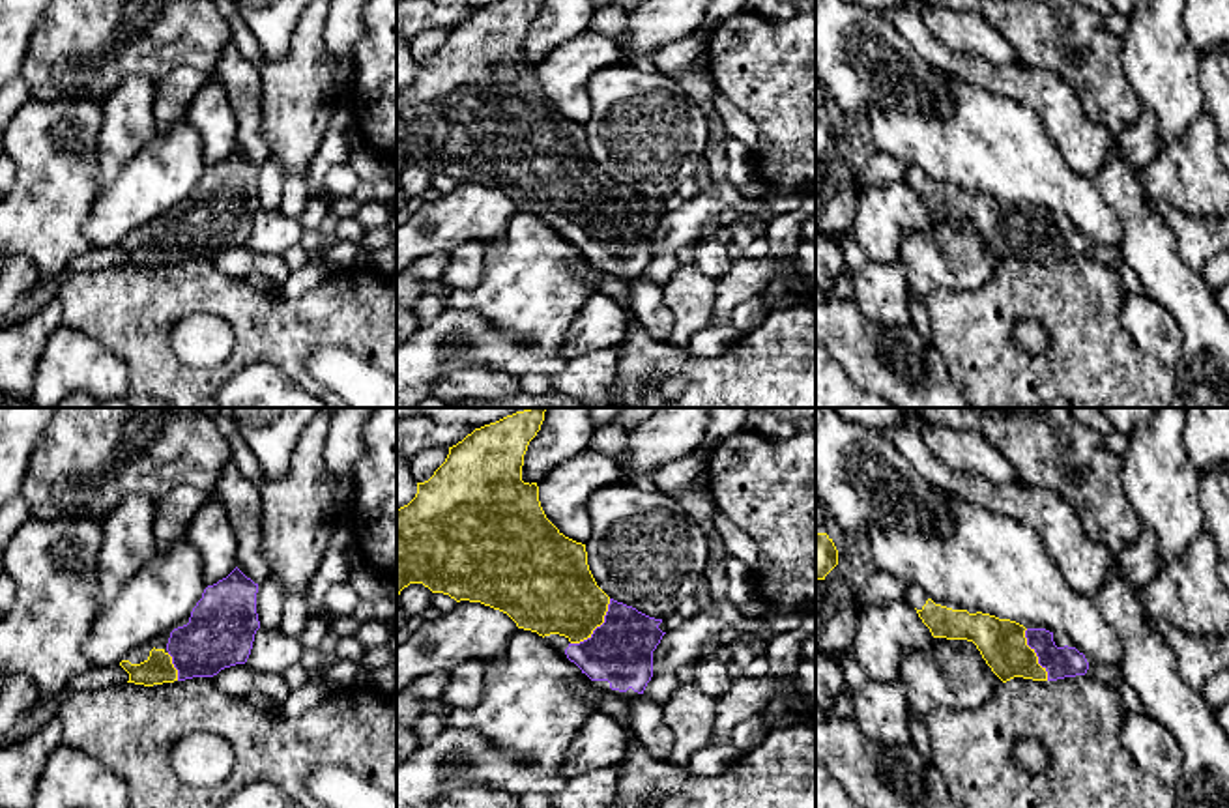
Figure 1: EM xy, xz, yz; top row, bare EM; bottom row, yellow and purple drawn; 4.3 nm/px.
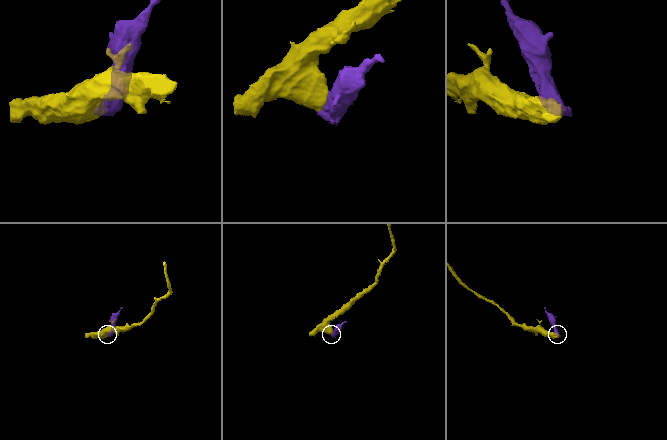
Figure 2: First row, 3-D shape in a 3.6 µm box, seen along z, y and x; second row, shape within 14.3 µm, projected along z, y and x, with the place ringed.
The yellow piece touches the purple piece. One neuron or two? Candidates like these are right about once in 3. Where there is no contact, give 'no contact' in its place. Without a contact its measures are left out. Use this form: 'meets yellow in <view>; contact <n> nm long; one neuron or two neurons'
meets yellow in xz; contact 260 nm long; one neuron

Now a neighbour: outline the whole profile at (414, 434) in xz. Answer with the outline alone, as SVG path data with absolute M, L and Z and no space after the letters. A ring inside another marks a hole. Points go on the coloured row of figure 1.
M423 417L397 421L397 460L410 462L419 451L430 447L453 447L475 428L441 425Z

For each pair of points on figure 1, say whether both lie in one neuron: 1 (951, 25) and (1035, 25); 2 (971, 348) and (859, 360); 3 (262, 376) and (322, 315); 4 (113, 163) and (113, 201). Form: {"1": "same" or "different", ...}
{"1": "different", "2": "different", "3": "different", "4": "different"}

